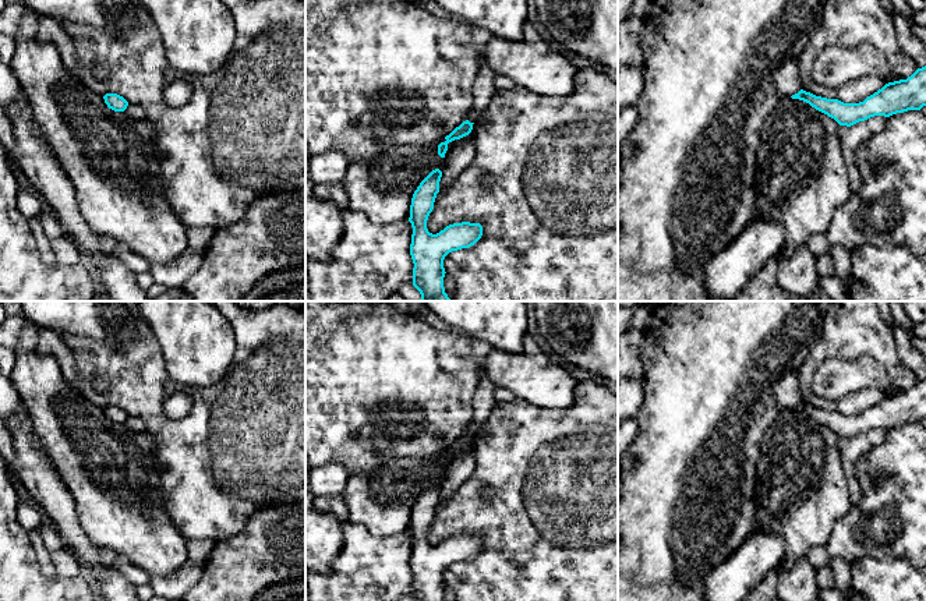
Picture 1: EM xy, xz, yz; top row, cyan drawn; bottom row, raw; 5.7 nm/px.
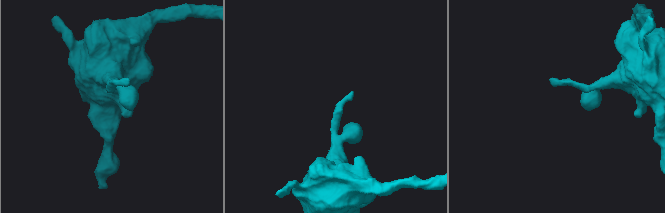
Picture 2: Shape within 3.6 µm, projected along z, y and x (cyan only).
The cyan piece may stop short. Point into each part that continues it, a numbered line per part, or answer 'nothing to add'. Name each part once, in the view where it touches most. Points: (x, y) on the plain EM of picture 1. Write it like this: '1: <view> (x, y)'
nothing to add

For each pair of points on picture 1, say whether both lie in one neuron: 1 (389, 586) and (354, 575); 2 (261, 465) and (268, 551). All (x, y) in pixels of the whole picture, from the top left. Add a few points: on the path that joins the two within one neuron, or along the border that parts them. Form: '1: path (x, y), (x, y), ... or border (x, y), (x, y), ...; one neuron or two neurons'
1: path (381, 577), (378, 575), (363, 575); one neuron
2: border (290, 501), (257, 511), (241, 530); two neurons

